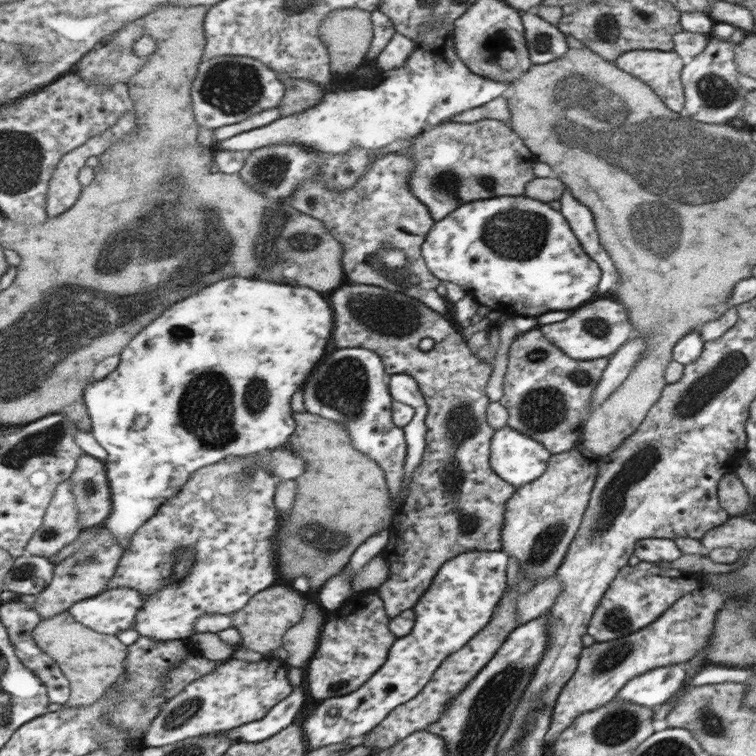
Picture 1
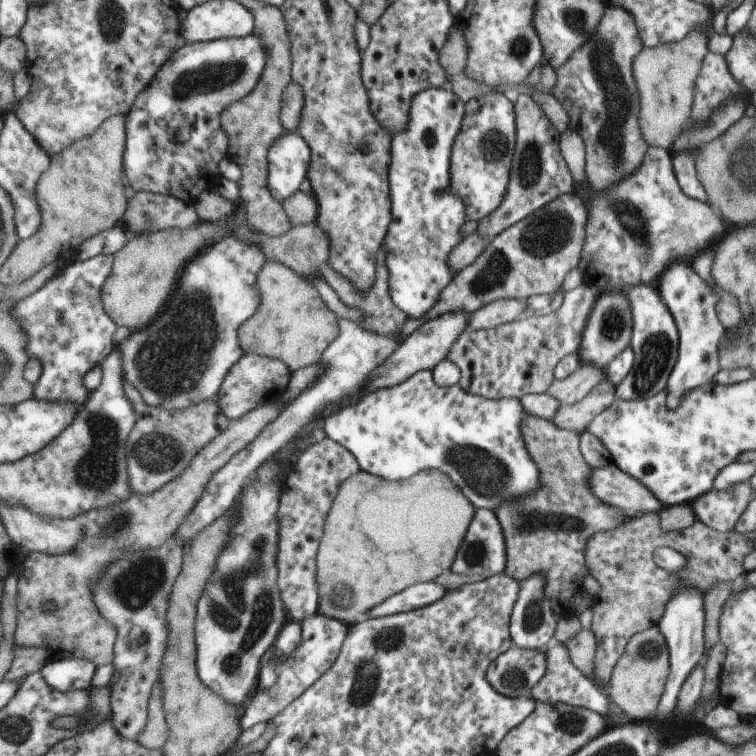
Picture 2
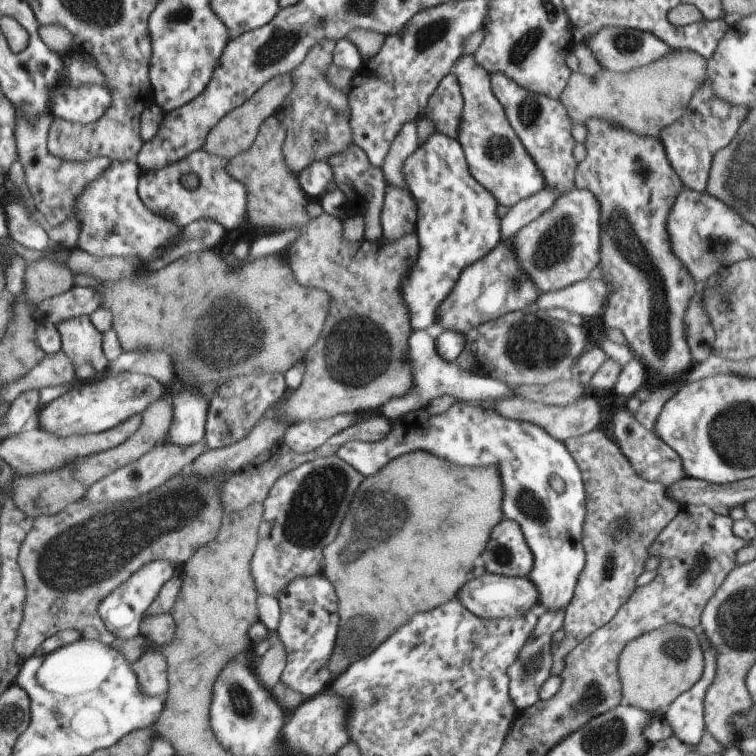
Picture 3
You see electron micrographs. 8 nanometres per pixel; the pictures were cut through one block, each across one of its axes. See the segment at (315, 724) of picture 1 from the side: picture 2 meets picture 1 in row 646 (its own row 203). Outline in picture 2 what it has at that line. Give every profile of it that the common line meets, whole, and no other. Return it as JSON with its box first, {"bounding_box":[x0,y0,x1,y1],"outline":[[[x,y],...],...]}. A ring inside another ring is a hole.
{"bounding_box":[383,87,465,319],"outline":[[[441,87],[429,88],[421,91],[413,98],[412,113],[409,124],[405,131],[398,131],[394,133],[394,170],[389,170],[389,191],[394,194],[394,226],[390,226],[390,234],[386,235],[386,242],[383,242],[384,250],[386,250],[385,265],[389,271],[389,290],[392,292],[392,299],[396,305],[405,313],[415,319],[422,318],[434,305],[437,304],[437,298],[441,296],[441,290],[445,289],[455,277],[456,273],[452,273],[447,266],[449,261],[449,254],[456,248],[456,242],[460,240],[460,228],[464,224],[464,203],[453,194],[446,192],[449,187],[450,173],[449,173],[449,154],[451,153],[451,146],[454,144],[456,135],[461,129],[461,122],[463,121],[465,113],[465,102],[457,97],[457,94],[444,90]]]}

